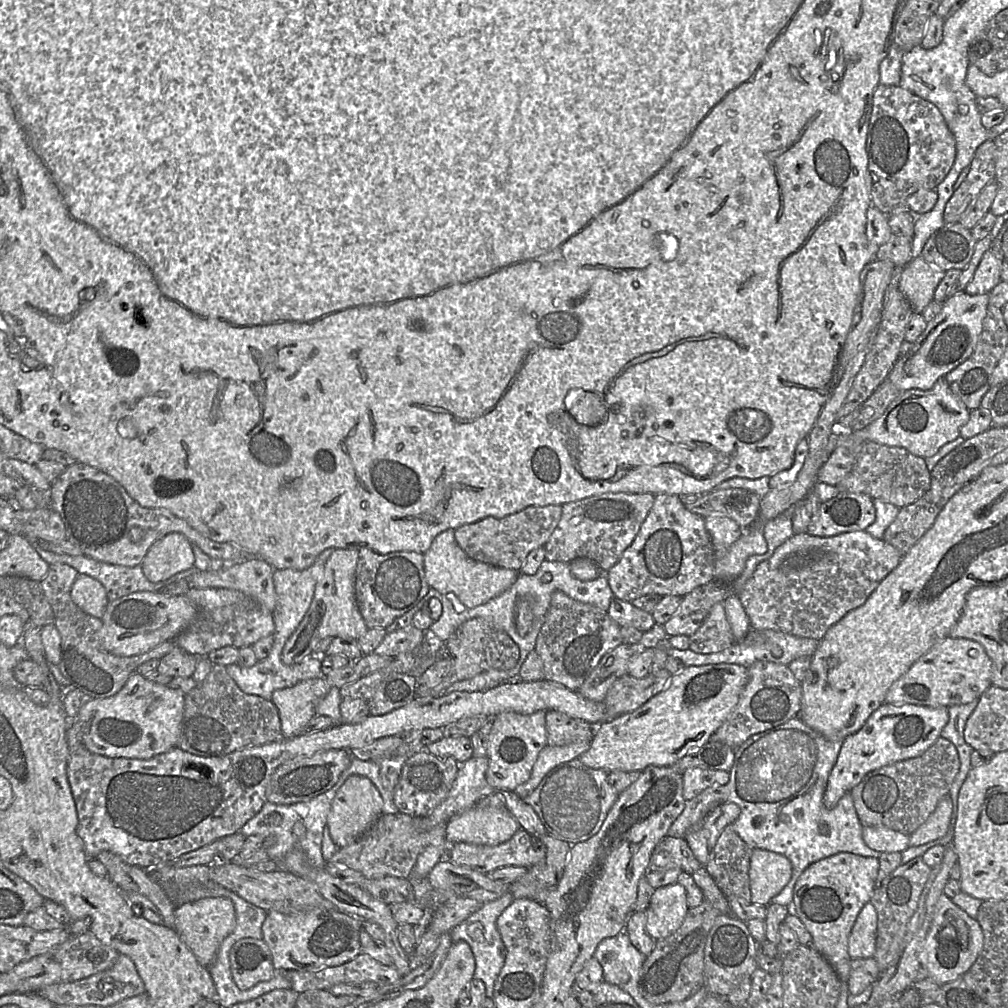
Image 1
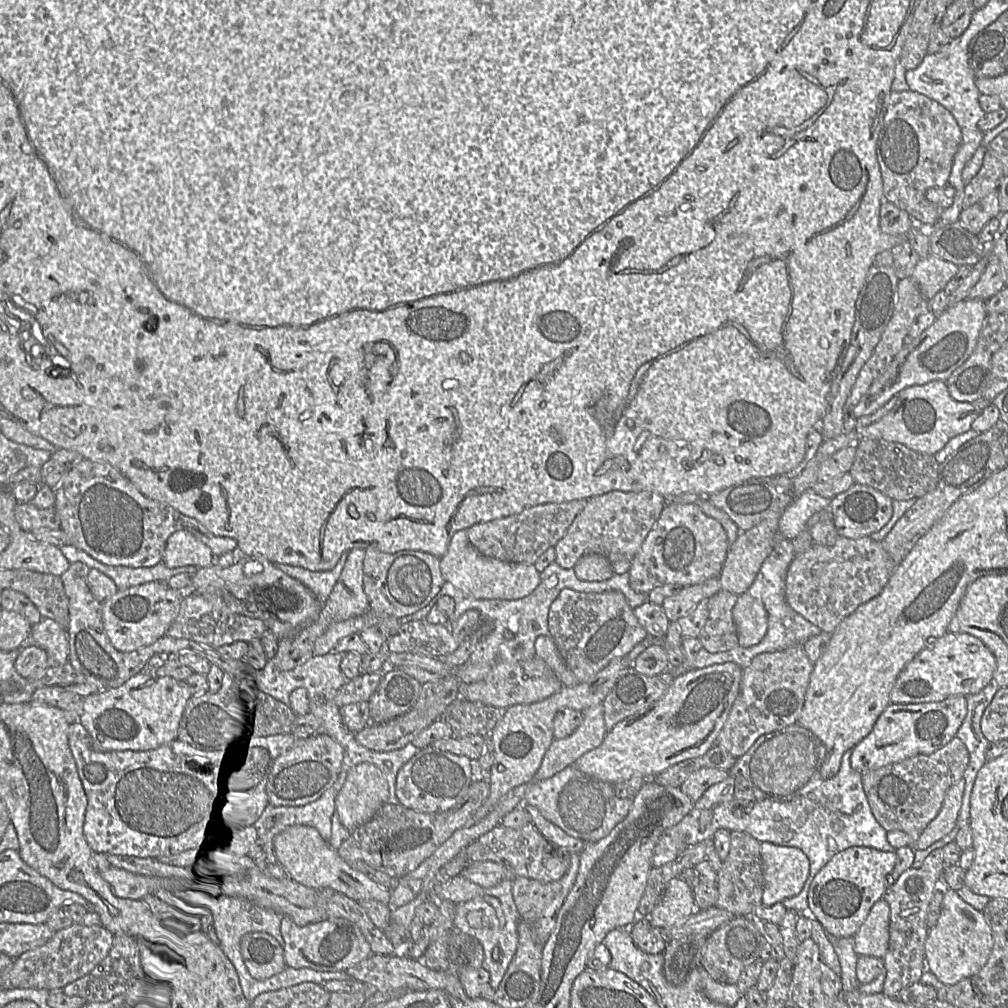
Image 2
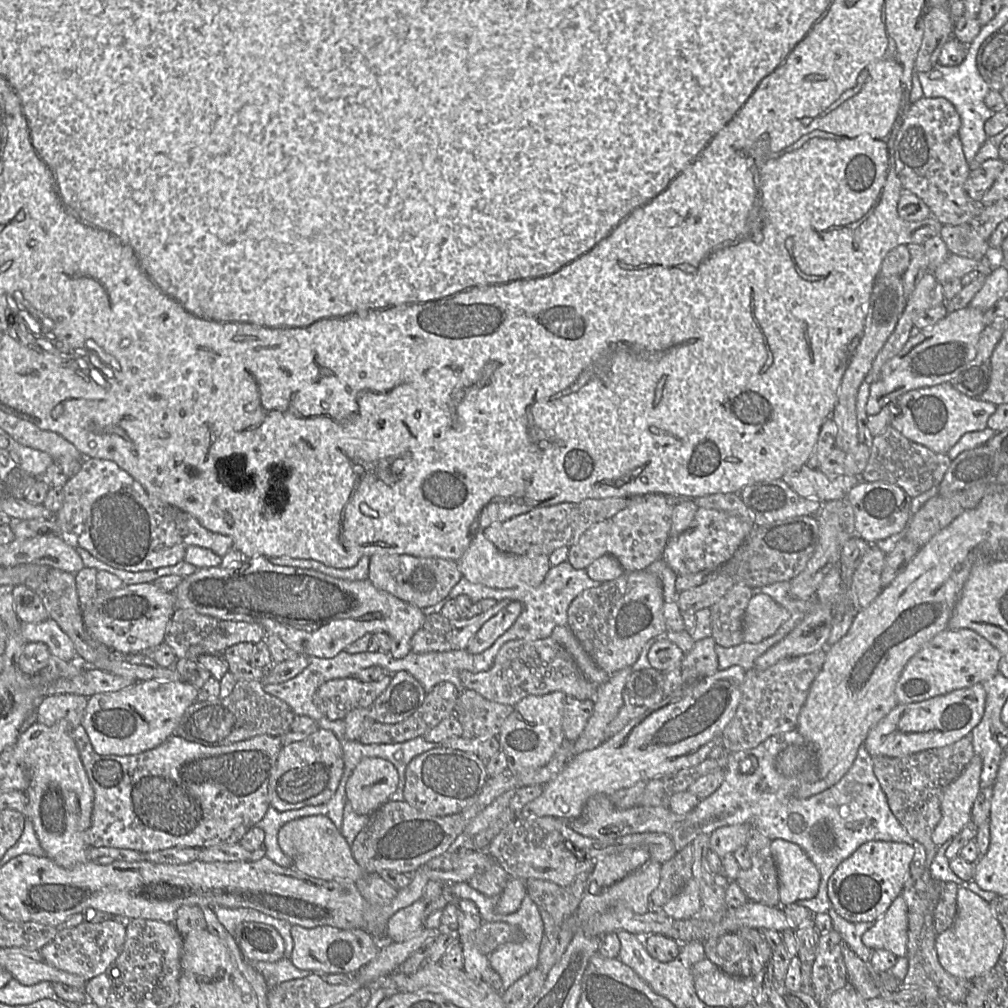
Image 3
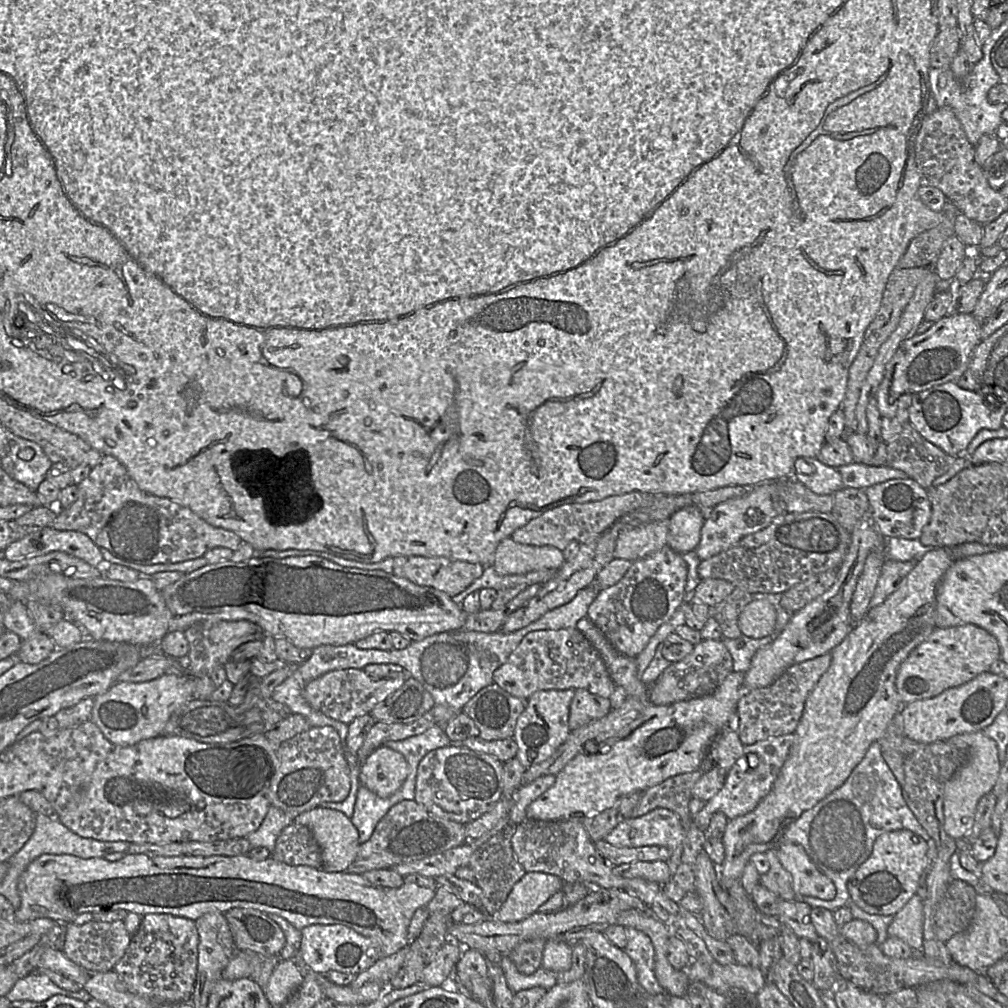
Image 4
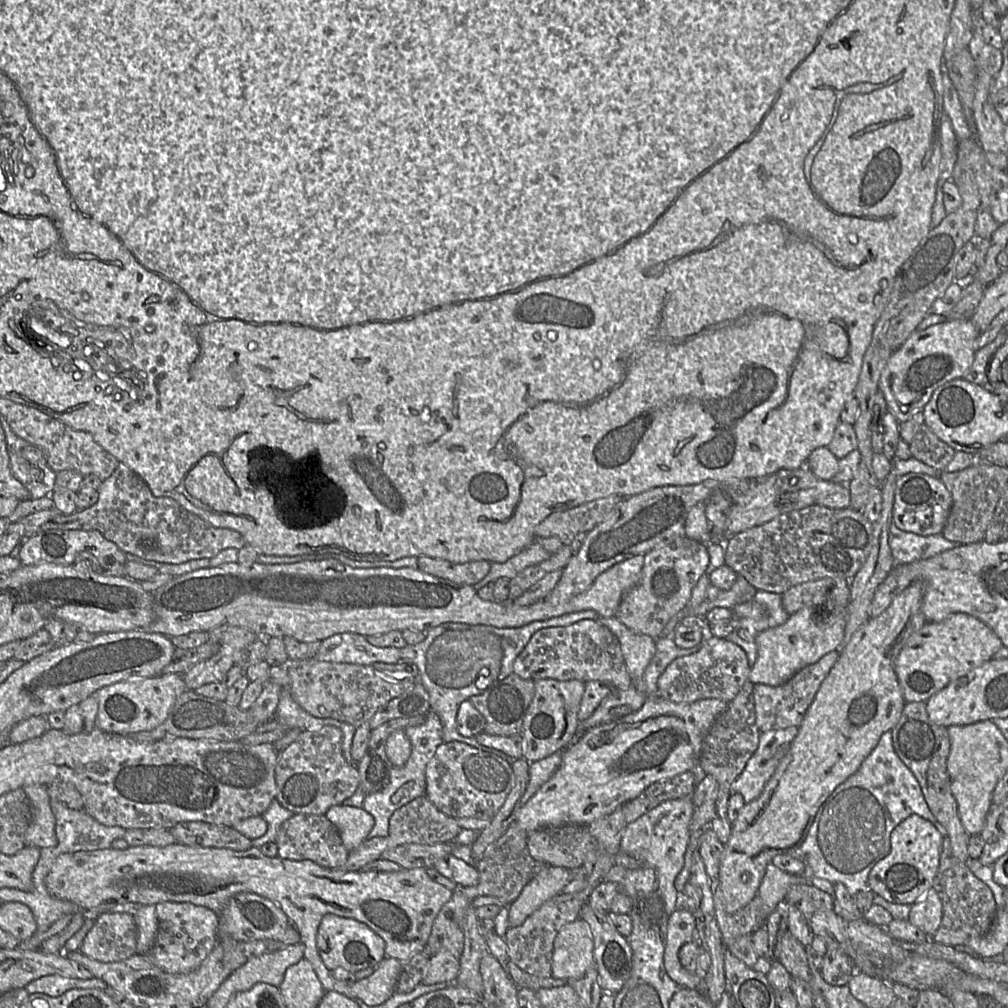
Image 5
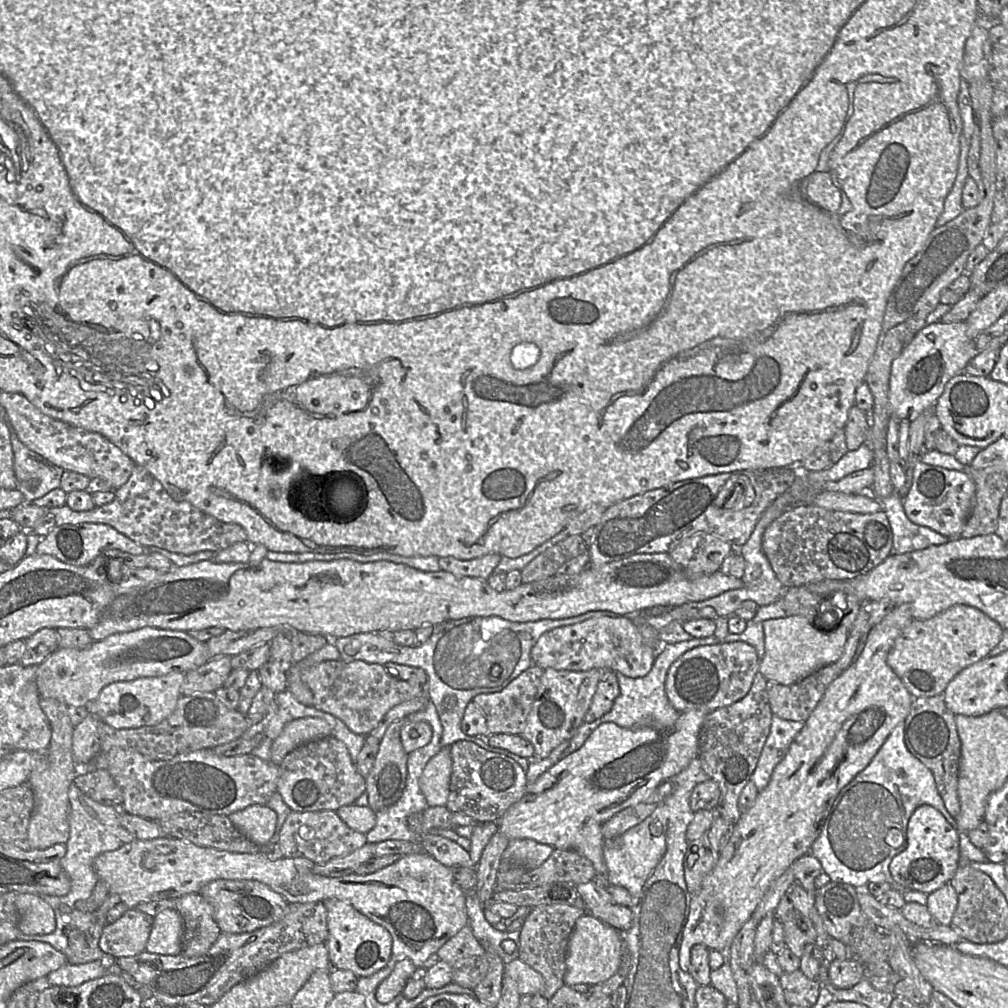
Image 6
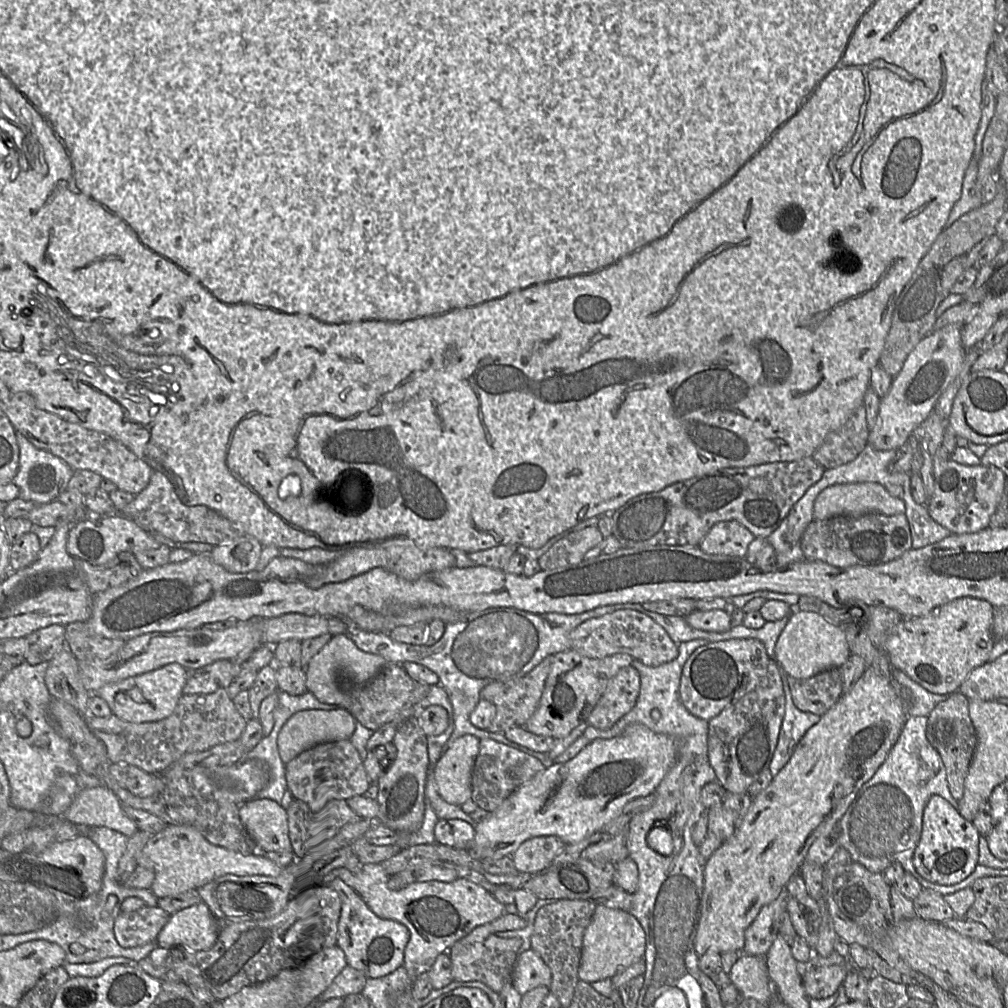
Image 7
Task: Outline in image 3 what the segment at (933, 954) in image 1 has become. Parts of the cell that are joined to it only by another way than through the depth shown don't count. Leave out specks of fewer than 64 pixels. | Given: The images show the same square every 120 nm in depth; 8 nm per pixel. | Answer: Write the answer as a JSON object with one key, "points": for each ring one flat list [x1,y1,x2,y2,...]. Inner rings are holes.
{"points":[[959,886,956,918,950,928,937,934,935,948,939,963,948,973,972,981,995,966,1003,950,1004,939,1003,928,993,914,990,903]]}

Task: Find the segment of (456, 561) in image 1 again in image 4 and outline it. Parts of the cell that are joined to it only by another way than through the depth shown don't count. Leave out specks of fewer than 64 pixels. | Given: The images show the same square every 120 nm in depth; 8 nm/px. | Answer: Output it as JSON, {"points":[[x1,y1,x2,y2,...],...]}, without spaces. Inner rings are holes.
{"points":[[510,537,496,548,492,567,500,575,519,575,536,570,558,570,565,559,560,549,551,546,520,544]]}

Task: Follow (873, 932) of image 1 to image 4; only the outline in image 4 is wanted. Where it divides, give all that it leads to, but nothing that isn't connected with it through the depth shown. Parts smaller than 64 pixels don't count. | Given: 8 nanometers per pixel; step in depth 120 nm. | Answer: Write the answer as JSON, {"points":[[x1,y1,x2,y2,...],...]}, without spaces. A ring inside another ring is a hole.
{"points":[[915,894,893,916,893,921,887,928,887,935,902,939,914,950,920,952,923,944,923,920,923,898]]}

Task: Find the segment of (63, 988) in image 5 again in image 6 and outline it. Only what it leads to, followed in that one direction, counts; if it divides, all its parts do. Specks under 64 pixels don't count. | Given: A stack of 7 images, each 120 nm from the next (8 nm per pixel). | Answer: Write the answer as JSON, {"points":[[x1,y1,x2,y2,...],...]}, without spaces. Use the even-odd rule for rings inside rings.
{"points":[[99,960,62,966,56,971,50,972,46,978,51,986,78,986,84,982,98,979,105,975,121,975,121,969,117,964,104,966]]}

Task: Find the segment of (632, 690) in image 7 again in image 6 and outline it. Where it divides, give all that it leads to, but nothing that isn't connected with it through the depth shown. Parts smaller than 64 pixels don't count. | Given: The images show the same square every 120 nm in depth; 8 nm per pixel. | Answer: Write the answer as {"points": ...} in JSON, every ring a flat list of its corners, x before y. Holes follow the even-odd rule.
{"points":[[605,670,597,685,588,711,584,716,584,723,593,722,608,713,620,693,616,672]]}

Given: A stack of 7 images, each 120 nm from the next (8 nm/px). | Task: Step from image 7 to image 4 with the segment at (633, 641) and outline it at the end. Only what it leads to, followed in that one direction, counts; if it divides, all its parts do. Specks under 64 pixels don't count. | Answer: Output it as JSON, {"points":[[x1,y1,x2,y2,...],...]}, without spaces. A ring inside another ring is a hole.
{"points":[[577,628,528,633,507,661,494,672,493,683,512,696,526,699,539,690,580,688,609,698,616,686,598,651]]}

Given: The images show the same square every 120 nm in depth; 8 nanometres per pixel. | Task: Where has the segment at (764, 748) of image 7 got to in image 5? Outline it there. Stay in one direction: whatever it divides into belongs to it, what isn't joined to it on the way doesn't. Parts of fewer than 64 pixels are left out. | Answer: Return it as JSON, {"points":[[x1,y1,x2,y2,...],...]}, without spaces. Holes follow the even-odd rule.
{"points":[[747,680,736,697,728,703,725,712,718,717,705,734,701,746,699,764,706,775,713,777,719,785,715,816,709,828,716,833,720,842,724,845,729,840,732,829,732,824,727,818,728,802,731,796,730,787,755,753,761,735,756,725,753,689,754,684]]}

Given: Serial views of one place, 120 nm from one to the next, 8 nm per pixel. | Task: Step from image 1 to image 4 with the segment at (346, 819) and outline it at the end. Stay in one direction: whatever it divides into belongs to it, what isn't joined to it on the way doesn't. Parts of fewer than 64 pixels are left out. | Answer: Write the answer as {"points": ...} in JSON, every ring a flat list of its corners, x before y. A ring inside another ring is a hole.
{"points":[[382,745,373,751,362,763,359,781,380,798,388,798,403,784,408,775,405,757]]}

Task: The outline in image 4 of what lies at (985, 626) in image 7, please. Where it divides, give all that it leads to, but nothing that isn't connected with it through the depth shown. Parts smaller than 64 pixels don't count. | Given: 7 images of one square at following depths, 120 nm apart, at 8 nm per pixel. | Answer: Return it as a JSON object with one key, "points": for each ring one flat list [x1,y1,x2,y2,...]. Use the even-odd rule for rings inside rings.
{"points":[[973,624,936,627,900,664,896,690,902,705,933,698,948,688,965,684,989,671,991,665,999,659,997,639,983,628]]}

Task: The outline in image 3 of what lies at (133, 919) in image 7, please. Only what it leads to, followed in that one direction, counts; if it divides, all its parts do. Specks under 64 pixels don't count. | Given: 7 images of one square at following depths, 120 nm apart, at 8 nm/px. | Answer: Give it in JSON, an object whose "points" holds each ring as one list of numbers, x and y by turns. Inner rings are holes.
{"points":[[119,920,102,923,83,922,73,928,60,927,56,937,39,951,51,966,79,975,89,981,104,973,121,954,126,938,126,928]]}

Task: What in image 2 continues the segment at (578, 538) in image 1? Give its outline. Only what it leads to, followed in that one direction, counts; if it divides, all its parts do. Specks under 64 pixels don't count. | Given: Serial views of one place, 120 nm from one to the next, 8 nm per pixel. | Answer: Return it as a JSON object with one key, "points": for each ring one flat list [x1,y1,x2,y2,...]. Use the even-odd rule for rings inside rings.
{"points":[[618,490,586,499,581,512,553,547,555,562,564,569,573,569,583,556,598,554,609,560,614,574,628,573,634,556,660,517,667,500,672,499,666,499,654,491]]}

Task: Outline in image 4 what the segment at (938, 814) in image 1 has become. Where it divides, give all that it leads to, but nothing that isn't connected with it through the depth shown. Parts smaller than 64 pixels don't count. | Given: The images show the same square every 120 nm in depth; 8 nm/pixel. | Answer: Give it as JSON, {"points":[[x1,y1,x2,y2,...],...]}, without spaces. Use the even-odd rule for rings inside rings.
{"points":[[982,730,955,735,947,741,966,752,965,763,954,773,944,789,944,829,950,837,961,841,973,827,978,802,992,791,1002,762,998,757,996,742]]}

